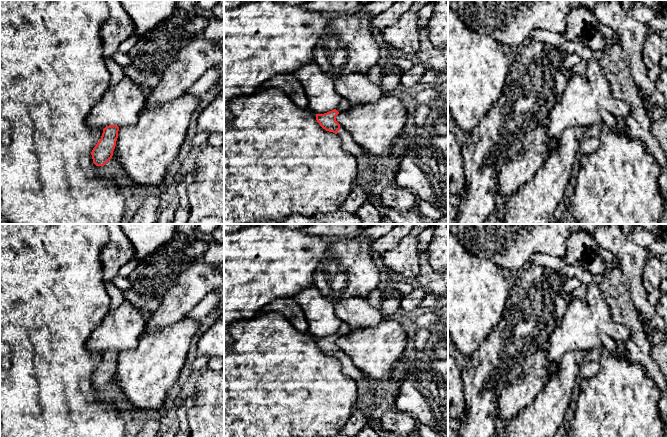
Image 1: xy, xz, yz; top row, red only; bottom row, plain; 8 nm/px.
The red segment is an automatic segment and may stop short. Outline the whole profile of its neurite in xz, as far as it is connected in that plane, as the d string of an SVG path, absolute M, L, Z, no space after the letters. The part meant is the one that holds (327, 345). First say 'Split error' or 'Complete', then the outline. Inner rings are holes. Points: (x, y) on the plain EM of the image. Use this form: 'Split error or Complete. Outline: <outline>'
Split error. Outline: M334 333L324 338L316 338L316 344L326 355L336 357L342 364L343 372L355 380L358 396L353 409L359 410L368 416L371 412L375 396L370 391L369 382L364 377L364 374L353 365L350 357L336 345L338 338L339 336Z

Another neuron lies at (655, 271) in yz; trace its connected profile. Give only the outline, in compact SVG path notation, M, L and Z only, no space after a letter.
M650 255L645 263L643 278L653 287L659 288L662 281L667 278L667 263L662 262L660 257Z

